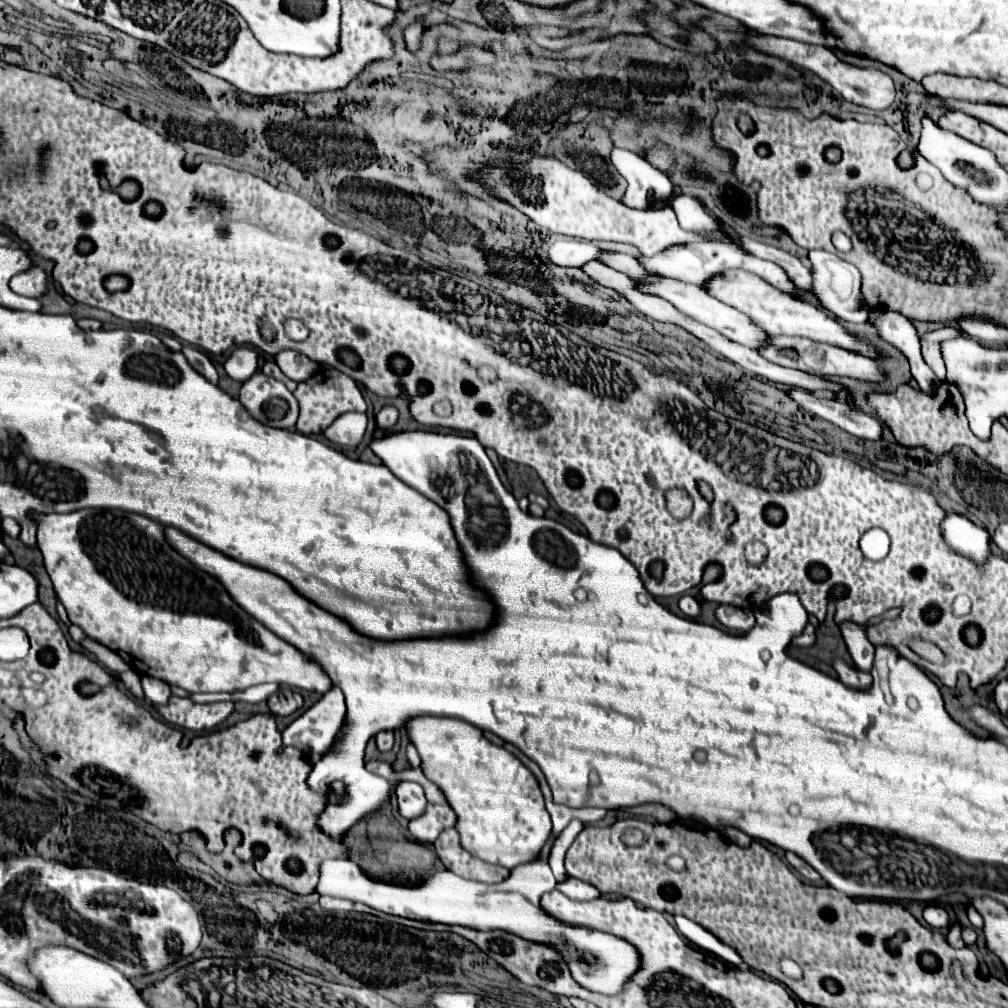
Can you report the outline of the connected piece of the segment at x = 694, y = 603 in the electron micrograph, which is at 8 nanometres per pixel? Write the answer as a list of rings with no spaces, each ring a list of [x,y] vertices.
[[[686,594],[686,596],[680,598],[678,604],[680,604],[680,610],[686,614],[686,617],[698,618],[700,616],[700,604],[698,604],[698,600],[694,596]]]

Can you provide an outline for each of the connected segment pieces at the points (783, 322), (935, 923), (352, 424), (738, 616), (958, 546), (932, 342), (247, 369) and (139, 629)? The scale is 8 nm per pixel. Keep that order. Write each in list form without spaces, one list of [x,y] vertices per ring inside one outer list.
[[[744,270],[722,272],[720,276],[712,276],[712,280],[708,280],[708,284],[704,284],[704,288],[708,294],[716,296],[720,302],[736,308],[738,312],[744,312],[754,324],[760,324],[760,328],[764,328],[768,334],[804,336],[810,340],[818,340],[818,342],[826,342],[832,346],[846,348],[850,352],[856,352],[856,354],[862,354],[868,358],[880,356],[880,352],[876,348],[854,338],[848,330],[844,330],[824,310],[820,310],[804,300],[798,300],[794,296],[788,296],[788,294],[780,292],[778,288],[772,288],[772,284],[768,284],[766,280],[760,280],[760,276],[752,276],[750,272],[744,272]]]
[[[928,904],[924,908],[923,918],[927,924],[932,926],[932,928],[944,928],[944,926],[950,926],[948,913],[941,905]]]
[[[346,412],[338,416],[326,430],[324,436],[340,446],[358,446],[366,432],[366,414],[360,412]]]
[[[720,604],[716,608],[716,618],[722,626],[730,628],[730,630],[740,630],[740,632],[748,632],[754,626],[754,614],[752,612],[744,612],[738,606],[730,606],[730,604]]]
[[[946,514],[946,518],[940,522],[940,532],[950,550],[972,560],[976,566],[984,566],[988,562],[992,552],[990,534],[972,524],[968,518],[960,514]]]
[[[944,326],[940,330],[934,330],[934,332],[928,332],[928,334],[922,336],[922,356],[924,356],[926,364],[932,368],[932,372],[940,380],[944,380],[944,362],[942,362],[942,356],[938,352],[938,344],[942,340],[956,338],[956,336],[960,336],[960,332],[954,330],[954,328],[948,328],[948,326]]]
[[[250,346],[236,348],[228,356],[228,360],[224,362],[224,370],[234,380],[240,380],[240,382],[248,380],[258,370],[258,352],[254,348],[250,348]]]
[[[76,510],[70,514],[48,514],[48,516],[40,516],[38,512],[30,512],[28,516],[32,516],[32,520],[36,520],[38,524],[38,548],[44,556],[44,566],[50,574],[50,580],[54,584],[56,596],[58,600],[64,604],[70,622],[78,624],[86,636],[90,636],[92,640],[108,646],[110,650],[114,650],[116,654],[120,654],[134,670],[138,670],[144,676],[152,676],[152,678],[160,678],[162,682],[170,684],[170,686],[178,686],[184,688],[186,692],[240,692],[246,690],[250,686],[256,684],[266,684],[266,680],[274,680],[276,684],[286,684],[290,688],[300,688],[300,690],[310,690],[310,692],[328,692],[332,688],[328,676],[324,674],[324,670],[310,658],[306,658],[302,652],[298,652],[294,646],[290,646],[288,642],[280,640],[274,632],[266,630],[258,620],[250,618],[224,590],[224,586],[214,580],[210,574],[194,568],[194,564],[190,564],[184,556],[180,556],[166,540],[164,540],[164,526],[156,520],[148,520],[146,516],[140,514],[132,514],[132,512],[120,512],[120,510]]]

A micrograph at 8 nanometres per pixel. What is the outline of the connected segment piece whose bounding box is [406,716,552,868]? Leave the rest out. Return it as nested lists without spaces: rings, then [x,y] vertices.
[[[420,716],[412,718],[406,728],[422,758],[424,774],[442,788],[458,814],[456,828],[462,846],[472,856],[504,868],[534,860],[552,832],[552,822],[532,772],[514,754],[486,740],[480,728],[464,720]]]

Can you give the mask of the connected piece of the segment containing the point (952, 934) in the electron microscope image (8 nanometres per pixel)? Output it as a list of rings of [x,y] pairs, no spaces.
[[[956,922],[956,924],[950,928],[950,932],[948,932],[948,942],[950,942],[950,946],[954,946],[954,948],[964,948],[964,946],[966,946],[964,940],[962,940],[962,924],[960,924],[960,922]]]

